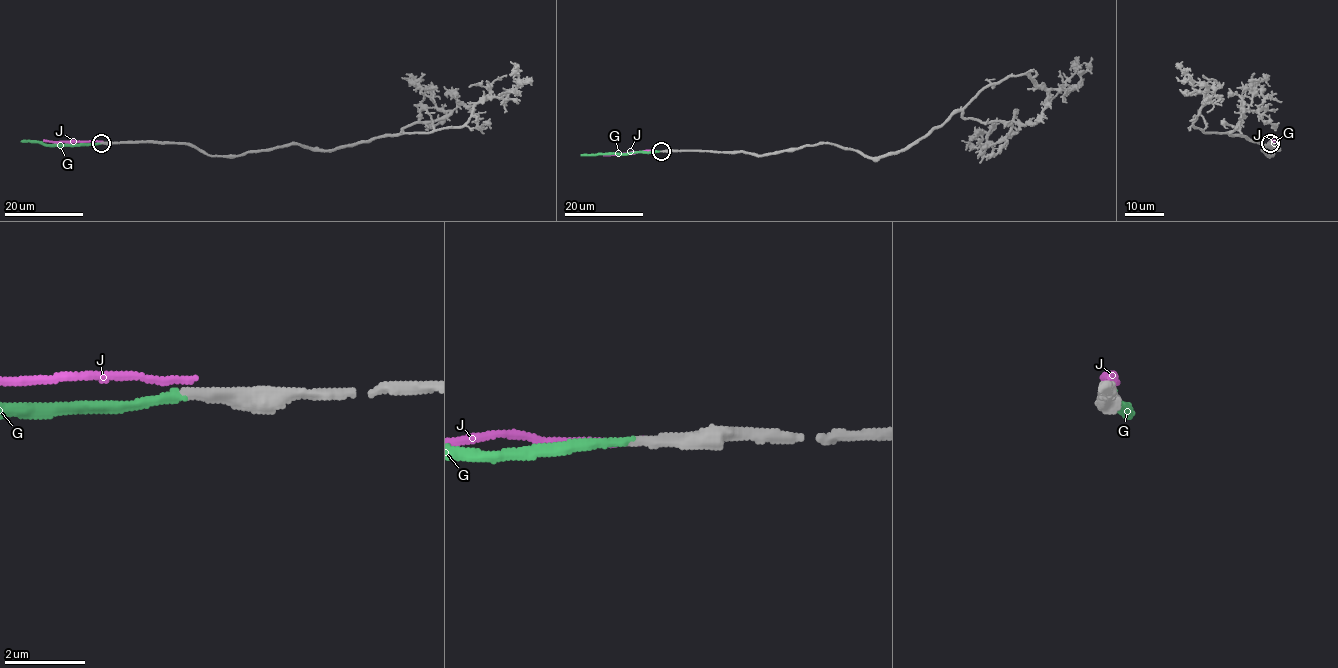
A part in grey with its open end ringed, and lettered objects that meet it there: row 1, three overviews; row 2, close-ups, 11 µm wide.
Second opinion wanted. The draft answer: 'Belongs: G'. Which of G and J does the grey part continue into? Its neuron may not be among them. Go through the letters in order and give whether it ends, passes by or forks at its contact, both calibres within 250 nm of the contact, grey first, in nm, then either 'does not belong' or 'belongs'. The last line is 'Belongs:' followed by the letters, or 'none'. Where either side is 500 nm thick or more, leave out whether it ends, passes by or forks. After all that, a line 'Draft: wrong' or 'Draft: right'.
G: it ends | 280/200 nm | belongs
J: it ends | 280/160 nm | does not belong
Belongs: G
Draft: right

